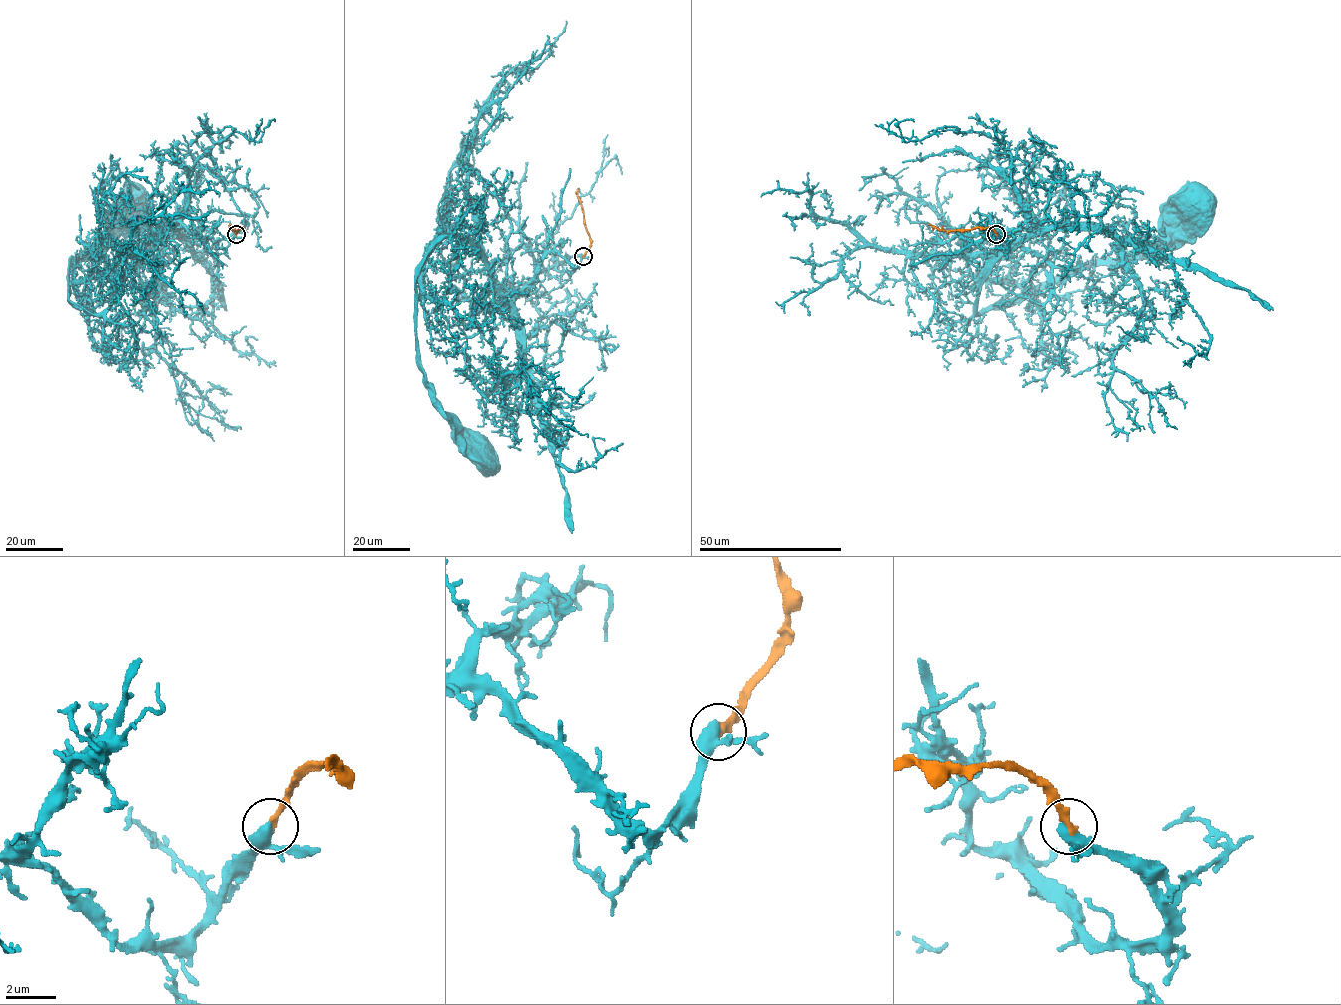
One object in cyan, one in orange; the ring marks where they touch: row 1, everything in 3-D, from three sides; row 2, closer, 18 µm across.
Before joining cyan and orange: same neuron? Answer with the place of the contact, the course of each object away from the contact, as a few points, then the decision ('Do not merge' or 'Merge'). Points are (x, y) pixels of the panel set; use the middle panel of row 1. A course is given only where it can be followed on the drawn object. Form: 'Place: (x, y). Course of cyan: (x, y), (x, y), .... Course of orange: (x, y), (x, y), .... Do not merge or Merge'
Place: (583, 256). Course of cyan: (582, 256), (574, 268), (549, 252), (508, 299), (466, 238), (441, 238), (416, 272), (425, 384), (478, 450). Course of orange: (582, 256), (590, 239), (577, 188). Merge

